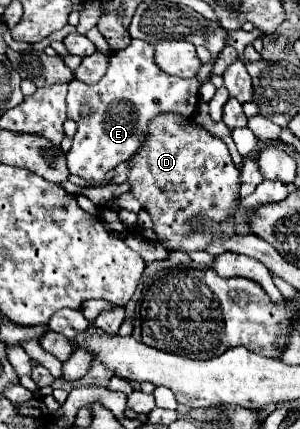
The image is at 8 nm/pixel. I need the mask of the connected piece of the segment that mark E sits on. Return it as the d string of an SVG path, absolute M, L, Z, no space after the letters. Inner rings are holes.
M132 39L126 49L112 55L108 73L96 85L86 85L76 79L68 85L66 113L68 119L78 125L72 149L66 155L68 171L88 181L88 185L102 183L106 171L128 161L136 153L146 139L146 129L152 117L164 111L192 117L198 107L198 89L198 79L182 79L164 73L154 61L154 47L146 41ZM82 103L92 107L94 113L90 117L80 115Z

